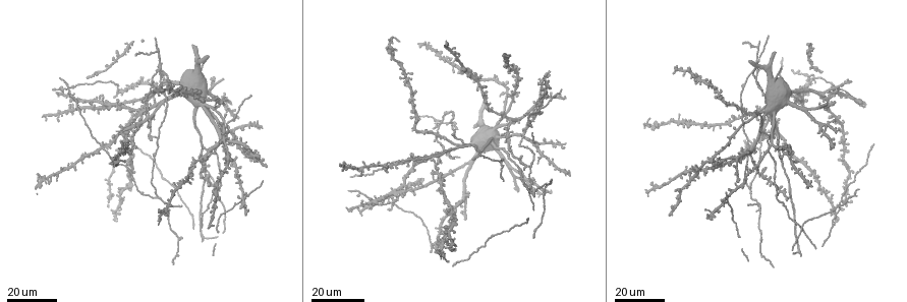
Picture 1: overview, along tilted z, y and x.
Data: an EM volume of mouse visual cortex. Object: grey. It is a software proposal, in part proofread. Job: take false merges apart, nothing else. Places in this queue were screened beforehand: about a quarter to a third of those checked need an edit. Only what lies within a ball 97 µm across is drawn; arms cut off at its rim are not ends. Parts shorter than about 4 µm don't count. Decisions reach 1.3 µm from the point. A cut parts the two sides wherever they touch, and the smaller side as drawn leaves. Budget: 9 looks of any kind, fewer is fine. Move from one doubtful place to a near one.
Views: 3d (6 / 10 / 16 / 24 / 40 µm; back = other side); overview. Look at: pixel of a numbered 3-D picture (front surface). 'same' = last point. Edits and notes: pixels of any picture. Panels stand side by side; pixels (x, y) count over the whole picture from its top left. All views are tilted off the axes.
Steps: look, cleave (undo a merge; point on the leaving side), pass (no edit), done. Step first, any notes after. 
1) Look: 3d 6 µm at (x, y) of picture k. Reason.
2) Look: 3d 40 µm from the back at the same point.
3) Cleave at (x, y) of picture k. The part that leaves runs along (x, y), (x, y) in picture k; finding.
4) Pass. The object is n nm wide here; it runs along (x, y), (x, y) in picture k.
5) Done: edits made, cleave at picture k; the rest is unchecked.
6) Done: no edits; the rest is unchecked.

Look: 3d 16 µm at (770, 144) of picture 1. Side arm on a straight run.

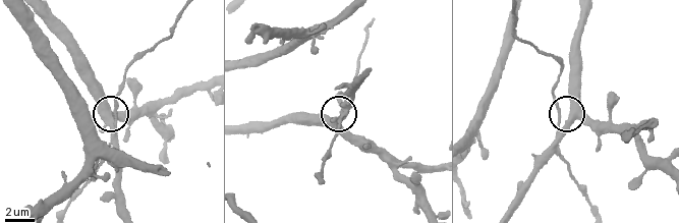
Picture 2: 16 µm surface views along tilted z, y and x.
Look: 3d 10 µm at (113, 122) of picture 2.

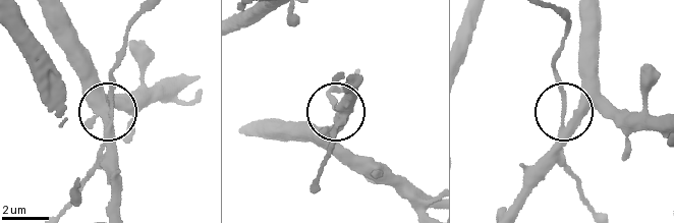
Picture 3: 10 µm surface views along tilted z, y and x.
Look: 3d 6 µm at (563, 113) of picture 3.

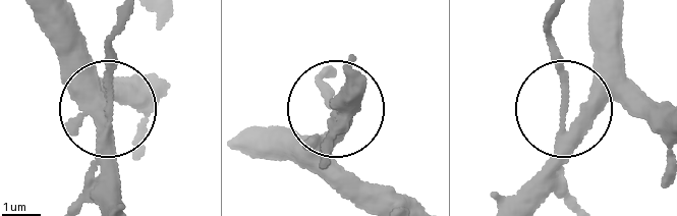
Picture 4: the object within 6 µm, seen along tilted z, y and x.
Pass. The object is 260 nm wide here; it runs along (35, 12), (69, 70), (106, 106), (116, 15) in picture 4; all the same cell.

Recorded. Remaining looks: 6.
Look: 3d 24 µm at (756, 203) of picture 1. Two arms in line, one across.

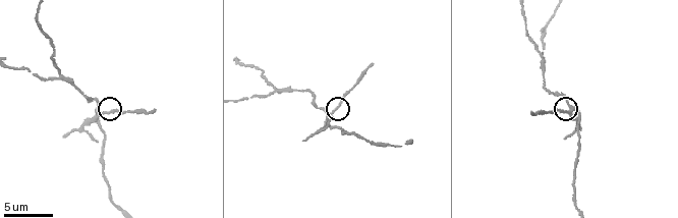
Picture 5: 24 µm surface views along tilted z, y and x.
Look: 3d 10 µm at (101, 112) of picture 5. Zoom in.

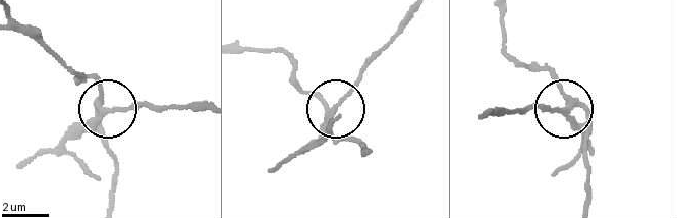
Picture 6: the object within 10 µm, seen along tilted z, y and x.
Cleave at (79, 122) of picture 6. The object is 200 nm wide here; the part that leaves runs along (103, 114), (153, 105), (203, 109) in picture 6; a second cell is stuck on.

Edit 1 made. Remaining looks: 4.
Look: 3d 10 µm at (59, 74) of picture 5. Arms part here.

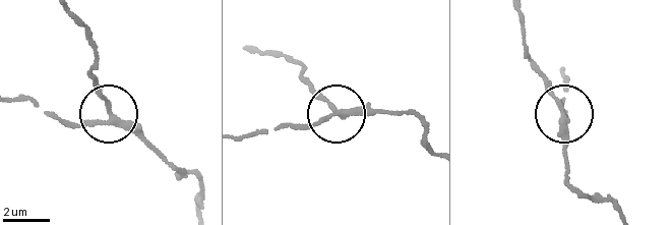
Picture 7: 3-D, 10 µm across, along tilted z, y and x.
Pass. The side arm is 40 µm long; it runs along (15, 99), (70, 122), (117, 118), (156, 154) in picture 7; one cell here.

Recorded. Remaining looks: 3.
Look: overview.

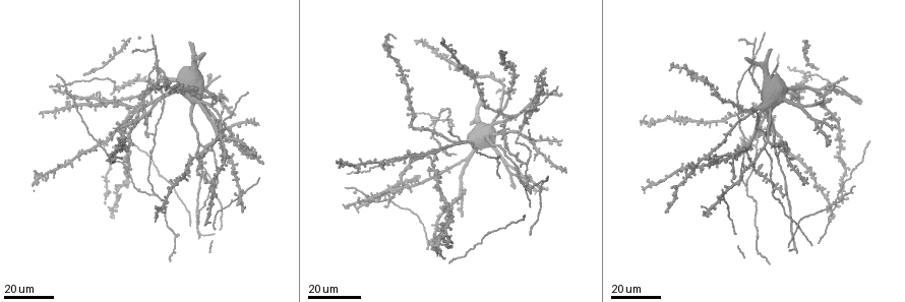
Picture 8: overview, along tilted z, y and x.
Look: 3d 16 µm at (99, 147) of picture 8. Three arms meet.

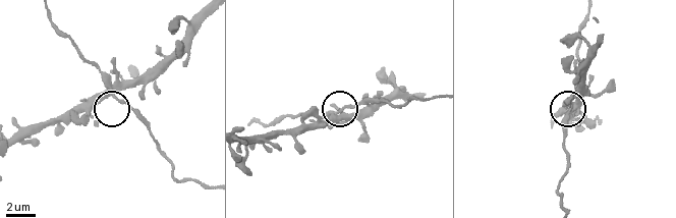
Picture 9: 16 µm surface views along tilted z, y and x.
Look: 3d 6 µm at (332, 117) of picture 9.

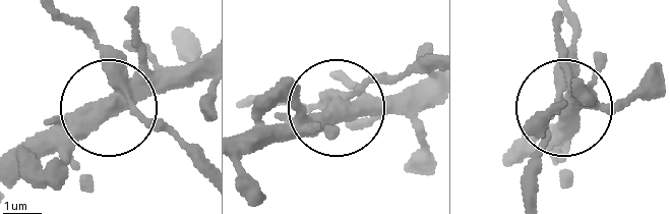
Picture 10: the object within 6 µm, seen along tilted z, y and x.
Pass. The object is 360 nm wide here; one cell here.

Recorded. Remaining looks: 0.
Done: edits made, cleave at picture 6; the rest is unchecked.

